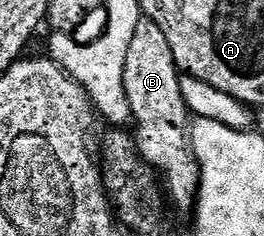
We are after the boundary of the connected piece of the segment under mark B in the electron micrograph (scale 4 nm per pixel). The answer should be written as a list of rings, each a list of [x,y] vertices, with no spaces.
[[[140,17],[132,37],[131,46],[126,53],[123,87],[126,90],[127,102],[130,105],[132,121],[136,122],[137,130],[133,132],[135,148],[143,161],[155,171],[161,179],[162,189],[166,197],[179,210],[194,211],[199,196],[199,161],[191,151],[190,123],[191,113],[181,94],[181,72],[173,60],[173,50],[165,32],[161,31],[155,21]]]

